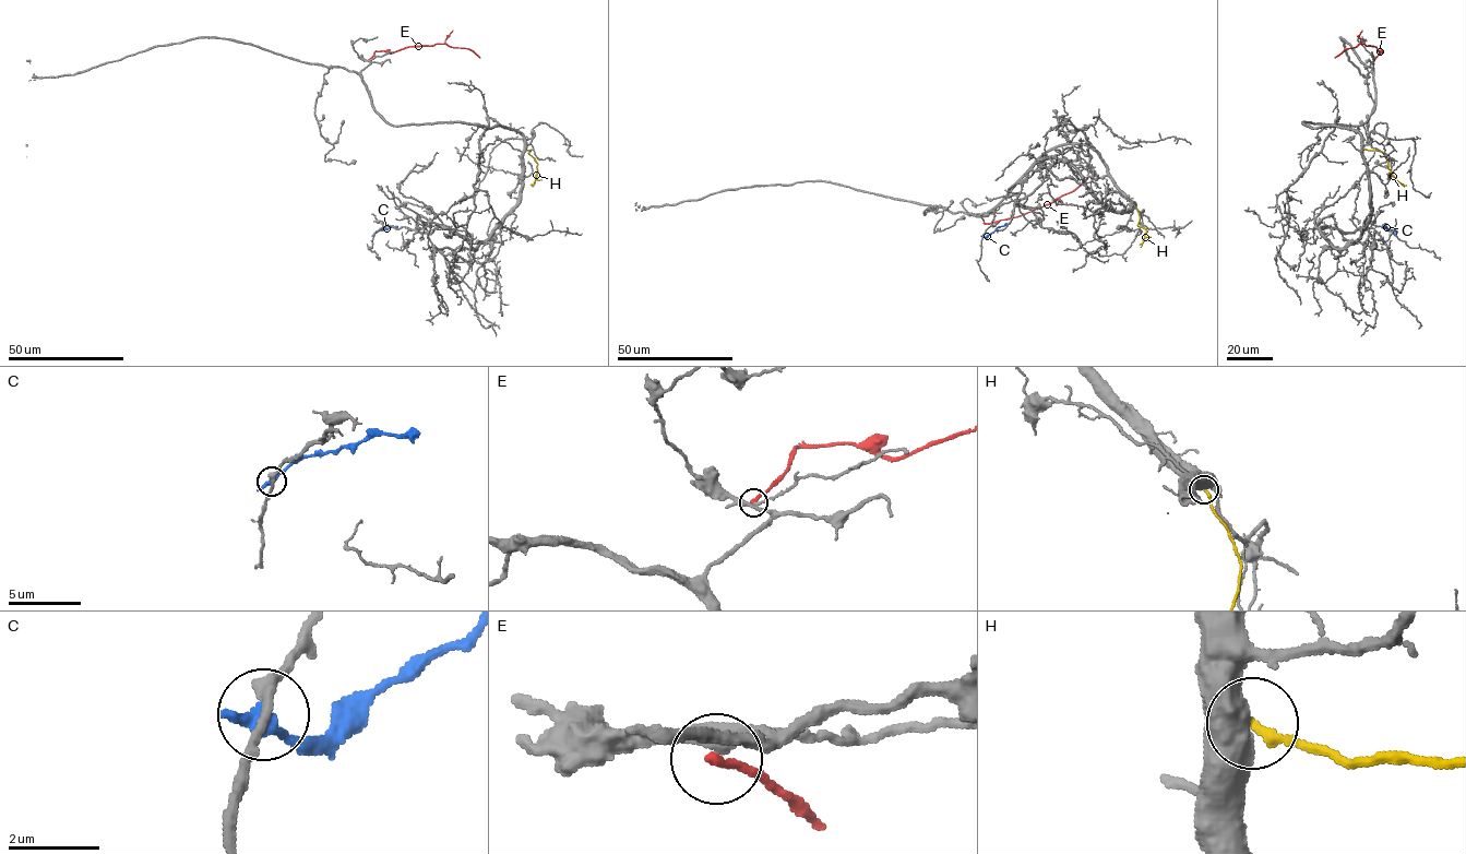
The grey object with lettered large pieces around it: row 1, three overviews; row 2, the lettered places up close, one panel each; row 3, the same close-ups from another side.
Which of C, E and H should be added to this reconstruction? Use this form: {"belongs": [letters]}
{"belongs": []}

